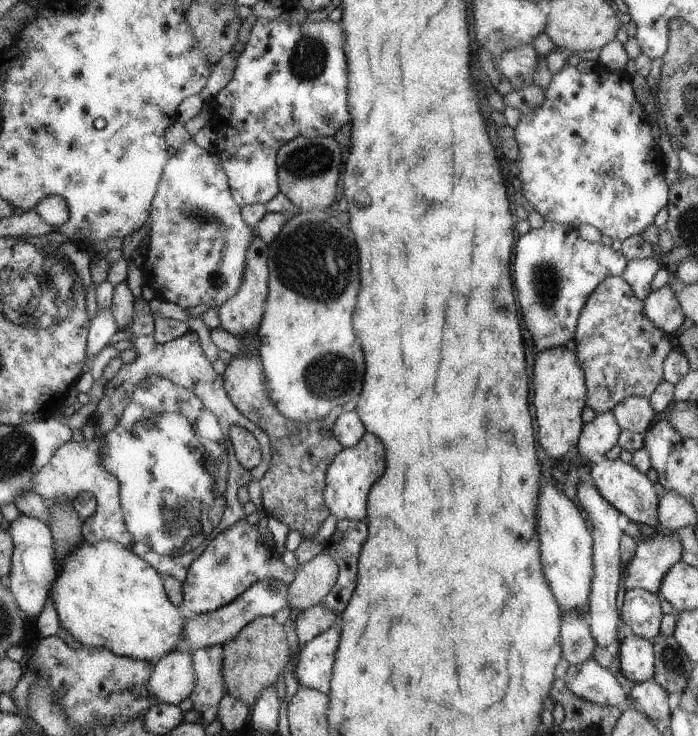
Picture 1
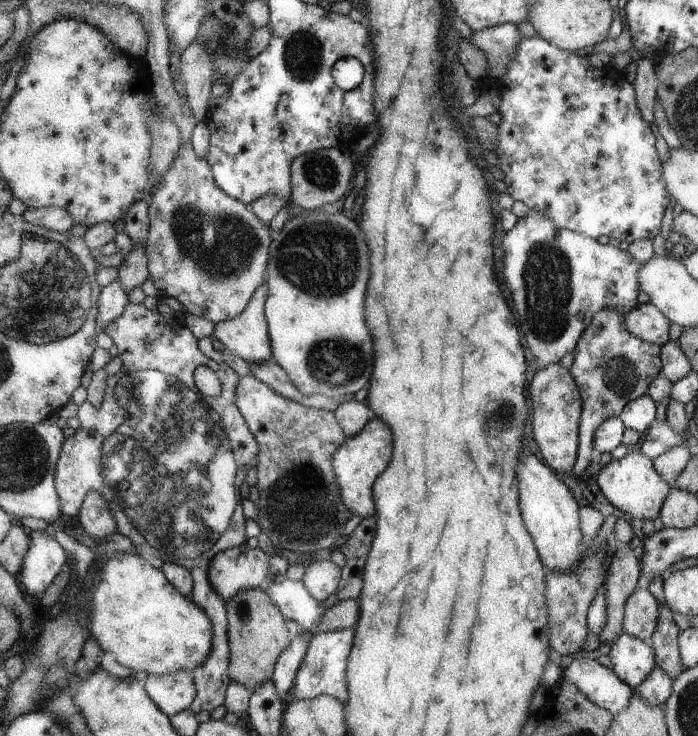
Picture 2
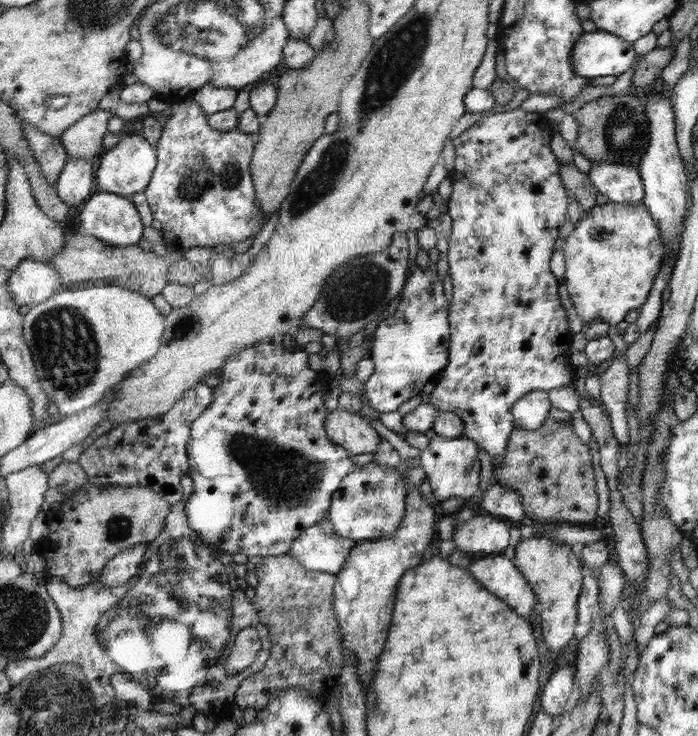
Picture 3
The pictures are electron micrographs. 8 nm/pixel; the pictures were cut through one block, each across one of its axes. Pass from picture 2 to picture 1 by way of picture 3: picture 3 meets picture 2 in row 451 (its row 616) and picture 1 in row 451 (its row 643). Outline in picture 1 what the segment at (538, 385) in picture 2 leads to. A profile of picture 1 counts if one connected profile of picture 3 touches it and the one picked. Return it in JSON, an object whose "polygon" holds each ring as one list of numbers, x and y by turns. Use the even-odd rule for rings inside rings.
{"polygon":[[556,346,550,350,538,353,534,360,532,376,535,378,533,386,533,409,536,410,536,422,539,422,539,442,540,446,546,450,550,458,558,460,564,458,576,444,579,444,580,432,583,432,584,420,582,420,582,410,586,406,586,386,584,386,584,370,578,362,576,352,568,350,566,346]]}

